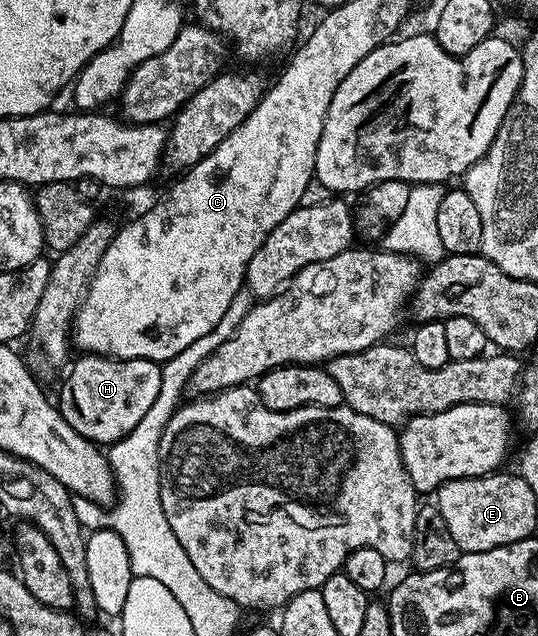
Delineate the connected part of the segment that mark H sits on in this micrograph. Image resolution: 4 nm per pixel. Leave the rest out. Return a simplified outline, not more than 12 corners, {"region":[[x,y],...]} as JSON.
{"region":[[77,357],[60,413],[111,446],[162,390],[154,360]]}

